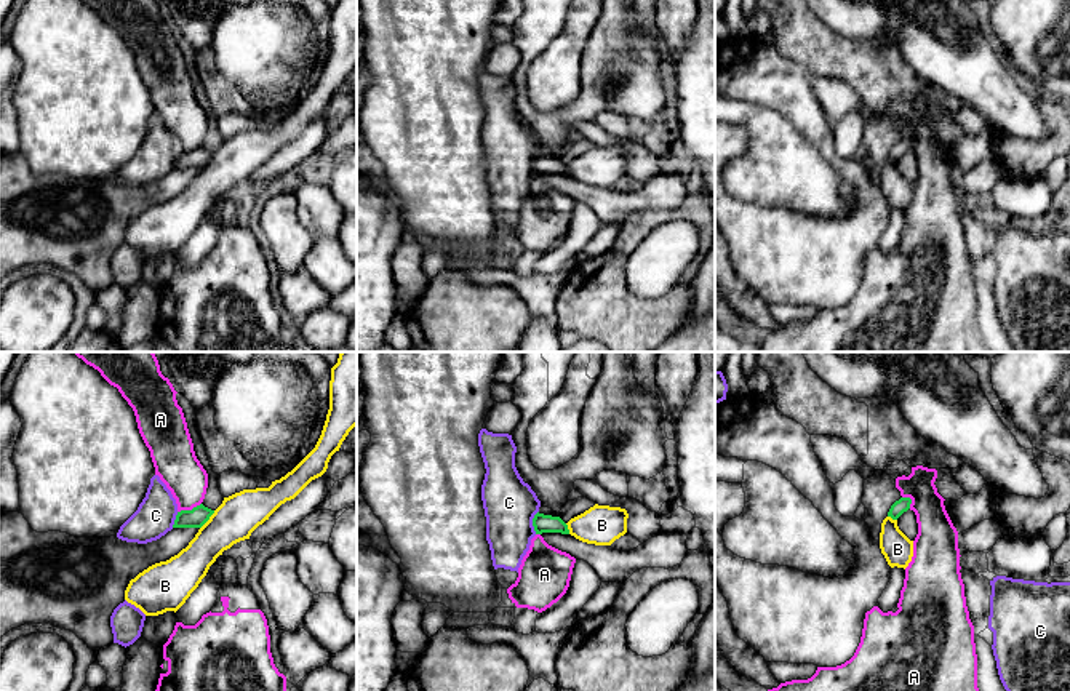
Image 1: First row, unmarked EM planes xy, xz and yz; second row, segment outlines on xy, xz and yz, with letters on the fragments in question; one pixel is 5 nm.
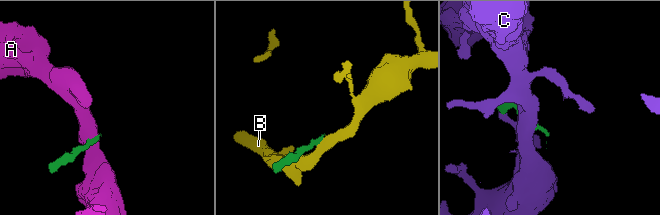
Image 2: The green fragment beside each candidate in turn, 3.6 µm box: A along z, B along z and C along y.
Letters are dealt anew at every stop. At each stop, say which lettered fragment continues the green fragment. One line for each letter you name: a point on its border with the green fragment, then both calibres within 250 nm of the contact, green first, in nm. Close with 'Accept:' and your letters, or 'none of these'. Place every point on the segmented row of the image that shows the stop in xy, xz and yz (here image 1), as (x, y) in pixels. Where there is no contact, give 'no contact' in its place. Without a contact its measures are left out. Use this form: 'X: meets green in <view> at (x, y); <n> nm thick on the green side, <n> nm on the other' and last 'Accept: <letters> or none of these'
Accept: none of these

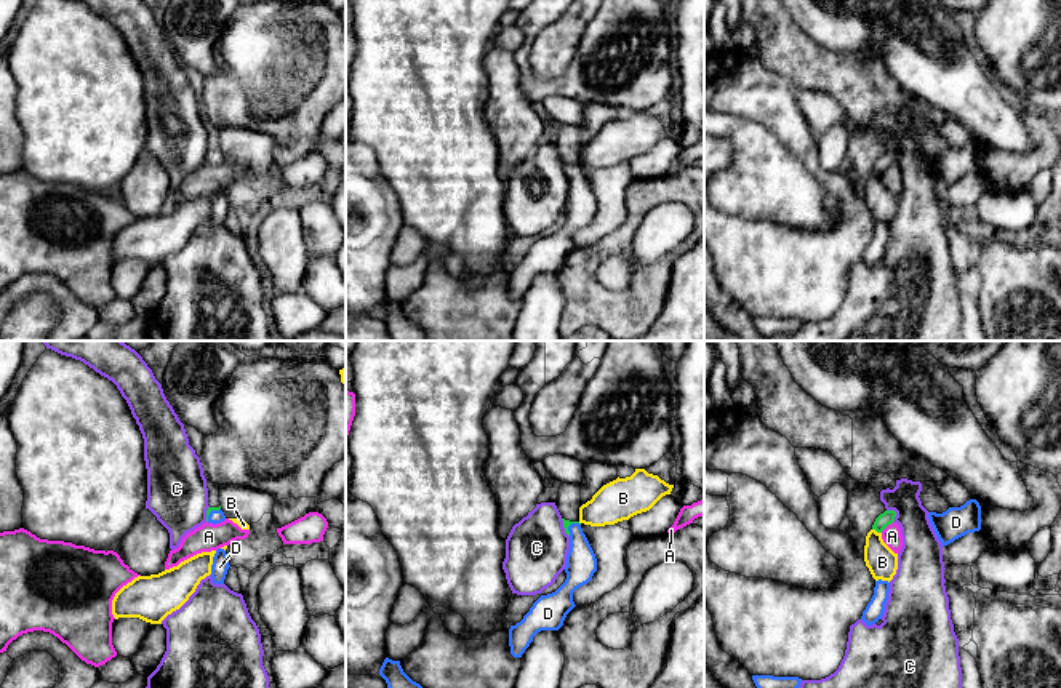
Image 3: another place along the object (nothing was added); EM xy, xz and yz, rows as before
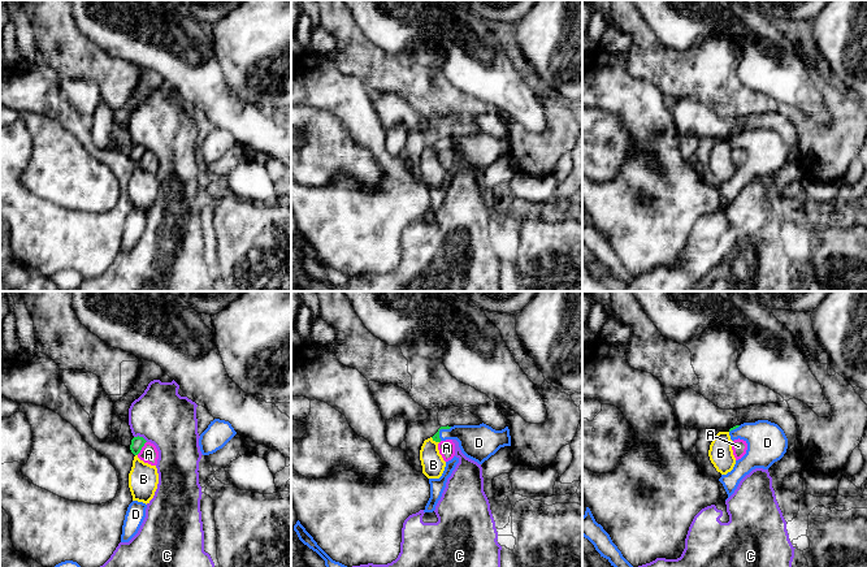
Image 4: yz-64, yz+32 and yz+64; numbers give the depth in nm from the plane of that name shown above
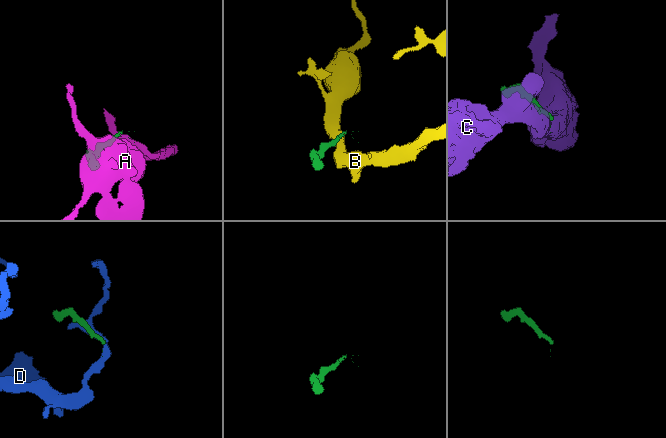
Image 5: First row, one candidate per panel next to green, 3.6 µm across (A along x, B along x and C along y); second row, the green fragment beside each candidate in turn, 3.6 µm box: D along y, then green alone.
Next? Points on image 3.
D: meets green in xz at (568, 525); 40 nm thick on the green side, 160 nm on the other
Accept: D

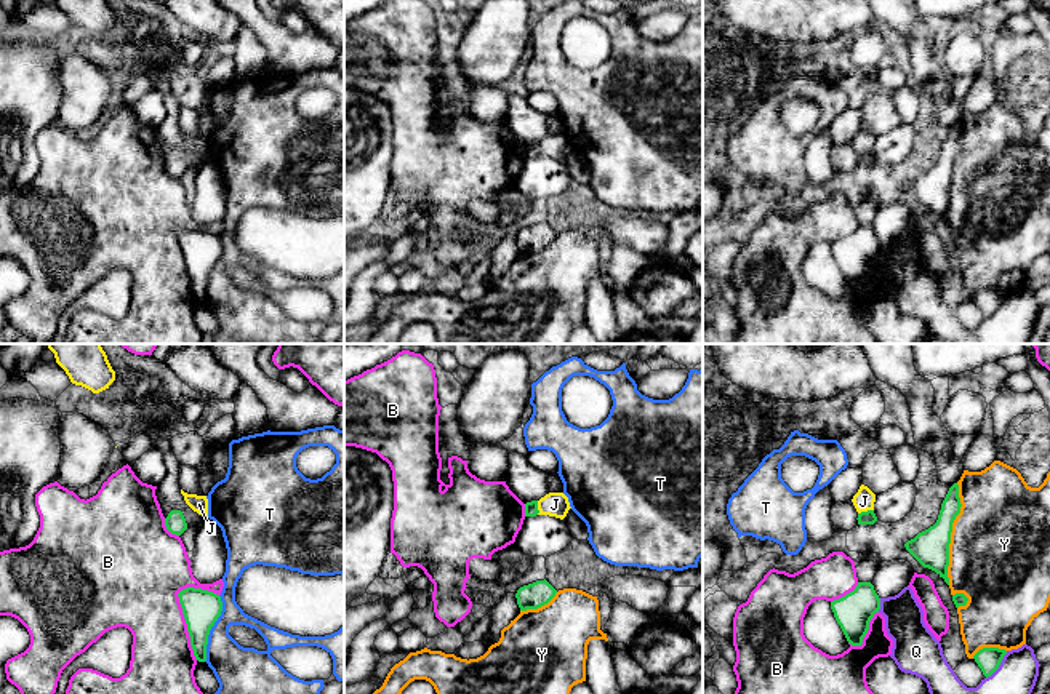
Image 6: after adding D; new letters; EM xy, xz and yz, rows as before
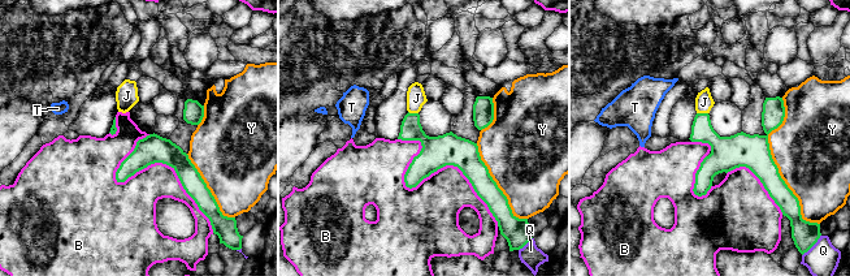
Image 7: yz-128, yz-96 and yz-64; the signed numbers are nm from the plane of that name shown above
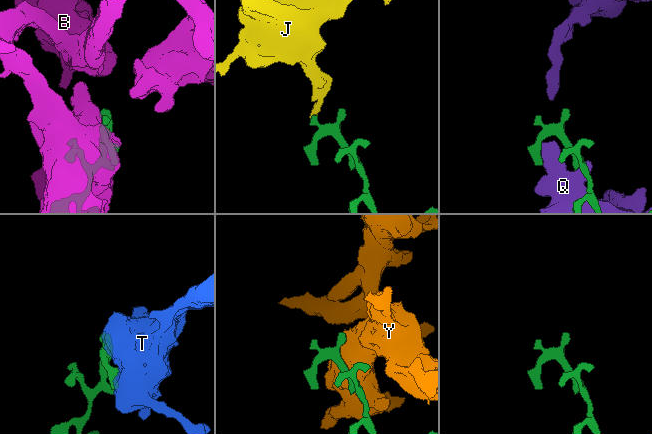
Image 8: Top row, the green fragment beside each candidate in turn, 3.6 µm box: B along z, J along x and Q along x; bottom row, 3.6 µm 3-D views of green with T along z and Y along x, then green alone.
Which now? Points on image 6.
Accept: none of these

